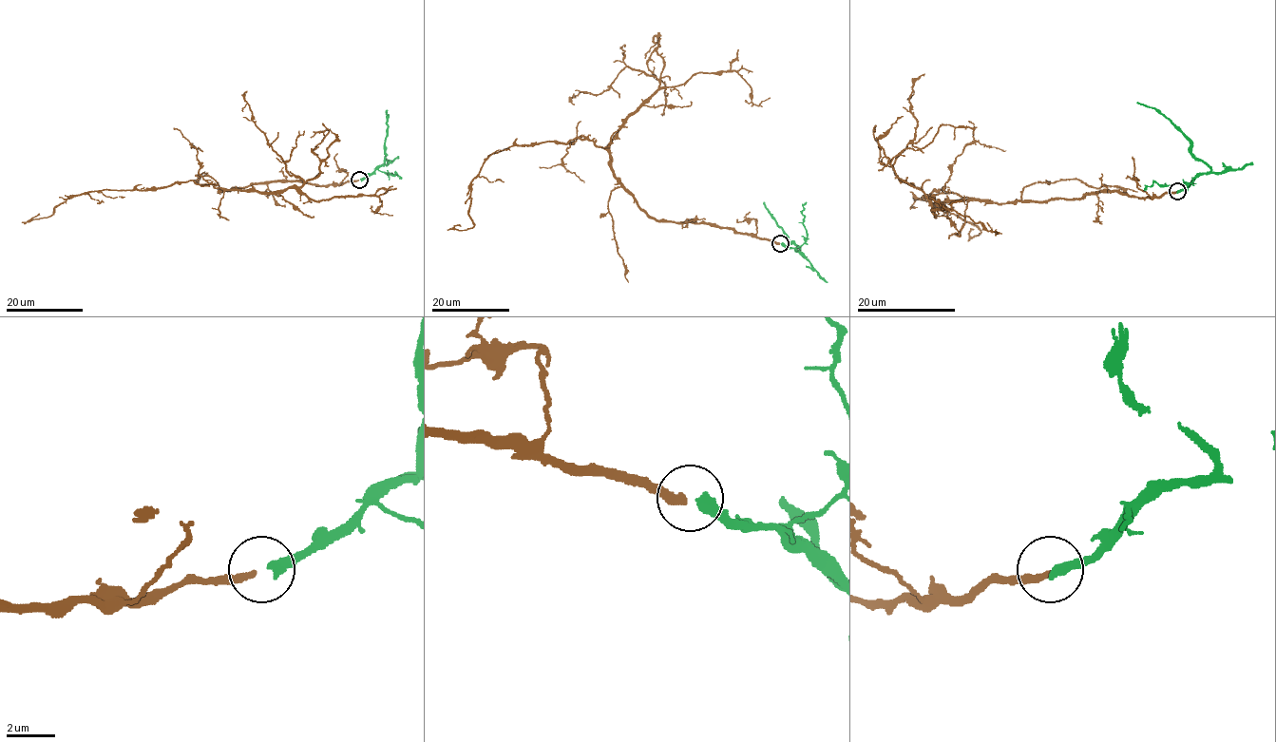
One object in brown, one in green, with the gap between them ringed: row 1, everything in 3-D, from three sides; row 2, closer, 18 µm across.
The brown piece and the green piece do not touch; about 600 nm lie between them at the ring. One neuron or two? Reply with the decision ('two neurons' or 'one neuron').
one neuron

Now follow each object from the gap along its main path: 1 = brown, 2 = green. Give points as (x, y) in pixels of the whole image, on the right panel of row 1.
1: (1176, 191), (1005, 203), (943, 187), (912, 198), (980, 233), (970, 235), (973, 229)
2: (1177, 190), (1182, 190), (1210, 170), (1191, 152), (1191, 142), (1172, 123), (1152, 108), (1136, 103)

